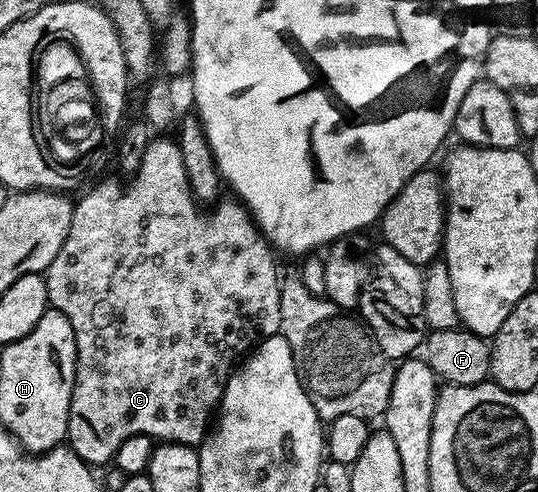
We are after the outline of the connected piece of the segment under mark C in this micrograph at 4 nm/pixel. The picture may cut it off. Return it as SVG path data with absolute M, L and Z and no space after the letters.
M173 139L150 140L141 166L128 181L126 189L117 181L101 181L90 193L82 195L81 202L78 200L73 207L71 231L67 231L67 239L63 239L59 255L55 255L43 274L50 306L67 315L71 331L75 331L77 370L65 435L68 447L90 467L108 466L116 458L119 447L124 441L131 439L131 435L147 435L157 443L200 446L210 432L211 422L221 404L221 396L225 394L225 385L229 382L229 374L233 372L239 359L244 358L262 339L276 337L281 332L278 258L273 246L262 235L261 228L255 224L248 209L240 201L221 199L208 211L202 211L193 198L193 192L187 183L187 171L183 171L183 155Z

